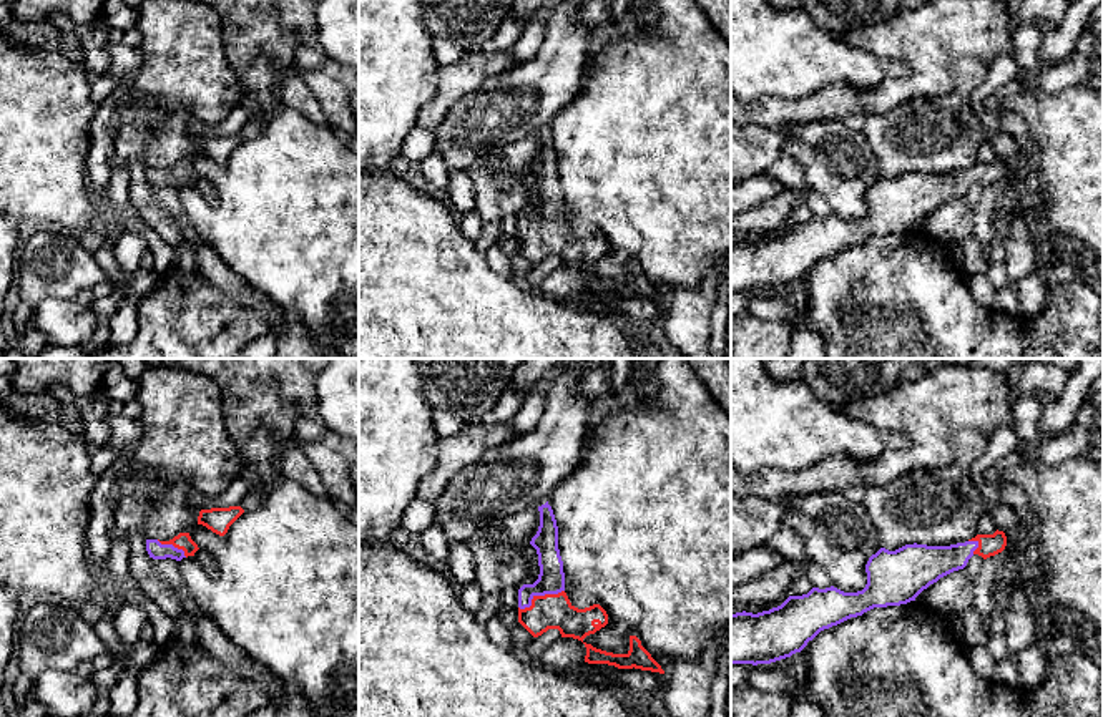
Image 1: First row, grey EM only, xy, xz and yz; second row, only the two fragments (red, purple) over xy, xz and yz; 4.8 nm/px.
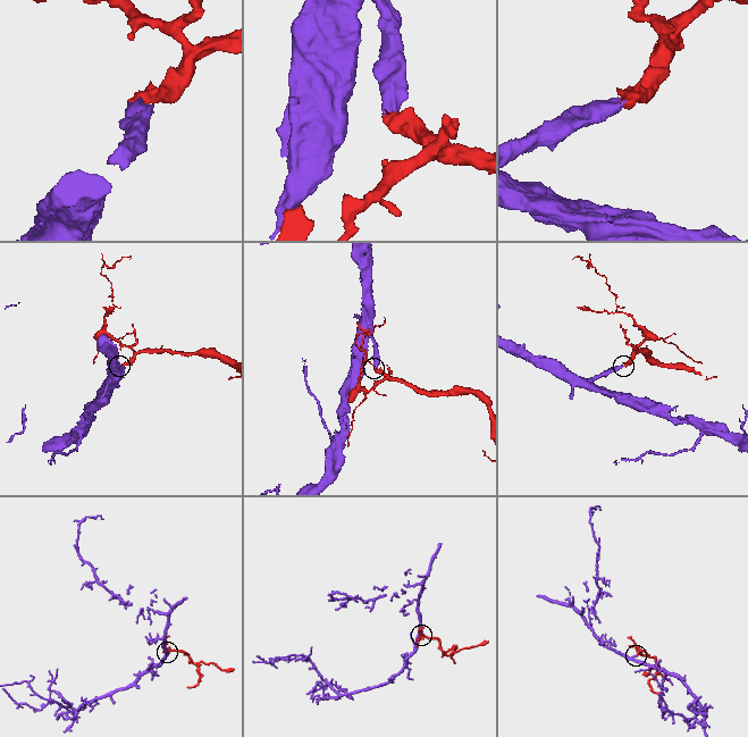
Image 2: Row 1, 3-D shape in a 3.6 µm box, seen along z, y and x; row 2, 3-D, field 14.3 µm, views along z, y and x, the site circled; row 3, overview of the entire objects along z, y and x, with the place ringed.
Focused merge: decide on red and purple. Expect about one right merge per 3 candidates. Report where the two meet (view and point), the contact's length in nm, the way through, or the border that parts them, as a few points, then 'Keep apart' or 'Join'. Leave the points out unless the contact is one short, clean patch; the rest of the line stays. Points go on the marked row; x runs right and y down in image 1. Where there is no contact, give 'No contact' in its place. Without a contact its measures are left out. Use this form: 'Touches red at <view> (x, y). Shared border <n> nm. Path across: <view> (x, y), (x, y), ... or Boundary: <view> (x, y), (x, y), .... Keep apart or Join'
Touches red at xz (539, 596). Shared border 240 nm. Path across: xz (552, 611), (539, 596), (550, 585), (550, 580). Join

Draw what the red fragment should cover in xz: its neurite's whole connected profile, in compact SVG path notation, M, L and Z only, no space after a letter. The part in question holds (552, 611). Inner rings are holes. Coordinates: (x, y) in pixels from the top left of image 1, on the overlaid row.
M548 501L538 506L540 526L530 544L537 549L540 574L533 584L518 589L518 622L538 637L548 629L558 629L561 637L583 642L608 624L608 614L600 604L575 607L565 593L563 561L558 549L558 526Z

